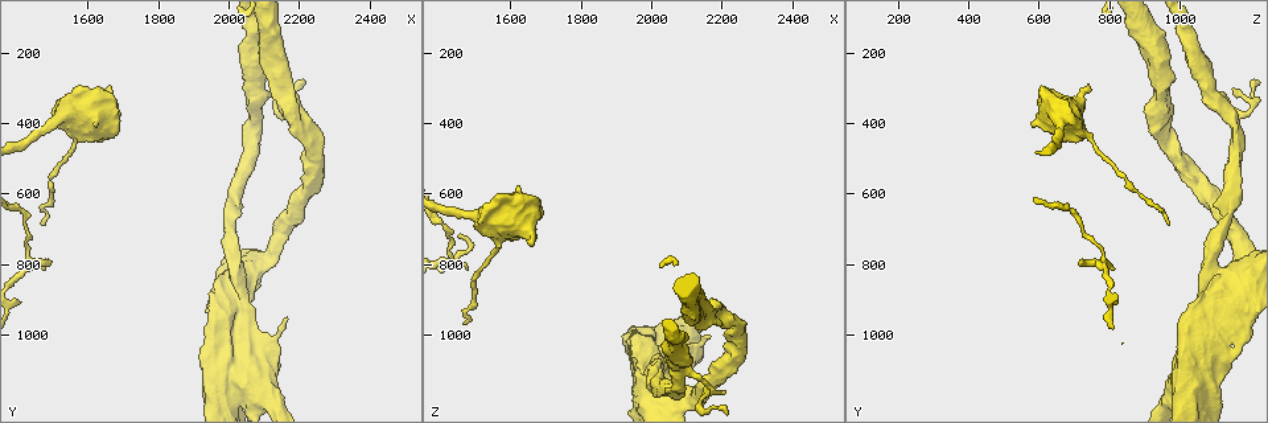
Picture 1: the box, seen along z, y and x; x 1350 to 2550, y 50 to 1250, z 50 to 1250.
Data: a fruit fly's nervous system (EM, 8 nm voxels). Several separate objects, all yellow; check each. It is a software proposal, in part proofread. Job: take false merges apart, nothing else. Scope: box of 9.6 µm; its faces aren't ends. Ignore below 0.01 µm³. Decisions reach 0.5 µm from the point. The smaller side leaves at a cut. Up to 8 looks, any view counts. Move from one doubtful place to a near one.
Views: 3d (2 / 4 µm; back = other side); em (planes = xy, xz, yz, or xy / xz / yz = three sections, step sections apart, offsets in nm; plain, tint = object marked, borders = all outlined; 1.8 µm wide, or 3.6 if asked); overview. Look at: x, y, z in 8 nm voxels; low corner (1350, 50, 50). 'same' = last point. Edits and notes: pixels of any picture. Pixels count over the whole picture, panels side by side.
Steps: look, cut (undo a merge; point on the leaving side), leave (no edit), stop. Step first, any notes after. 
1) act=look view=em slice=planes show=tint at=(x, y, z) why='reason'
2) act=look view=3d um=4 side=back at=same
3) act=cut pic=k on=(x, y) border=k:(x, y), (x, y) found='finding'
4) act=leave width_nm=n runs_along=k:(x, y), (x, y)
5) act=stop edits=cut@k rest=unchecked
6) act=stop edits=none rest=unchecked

act=look view=em slice=planes show=tint at=(1570, 460, 750) why='calibre changes'

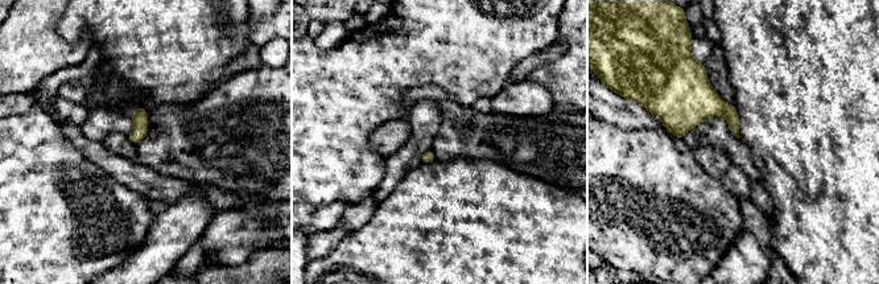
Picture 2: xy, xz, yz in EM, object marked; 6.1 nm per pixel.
act=leave width_nm=70 found='continuous, no second neuron'

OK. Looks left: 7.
act=look view=3d um=4 at=(1440, 800, 790) why='a fork'

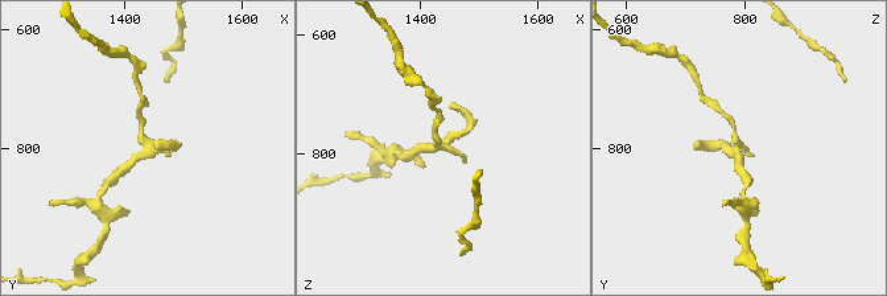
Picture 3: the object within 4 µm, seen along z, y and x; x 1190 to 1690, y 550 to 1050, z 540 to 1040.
act=look view=em slice=planes show=tint at=(1440, 800, 785)

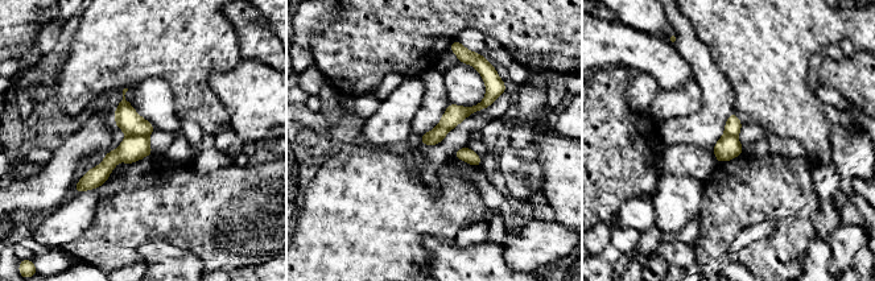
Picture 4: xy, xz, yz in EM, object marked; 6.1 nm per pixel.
act=cut pic=4 on=(135, 147) part_leaving=4:(495, 87), (481, 106), (457, 114), (425, 141) found='a second neuron is stuck on'

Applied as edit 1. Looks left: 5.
act=look view=overview

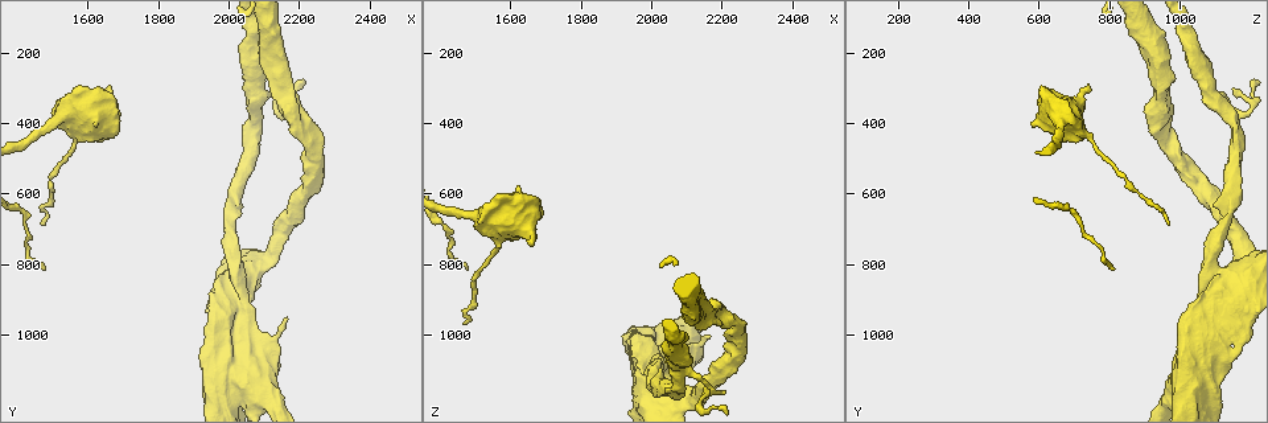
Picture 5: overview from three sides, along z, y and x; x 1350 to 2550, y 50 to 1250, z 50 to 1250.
act=look view=3d um=4 at=(1980, 1180, 1060) why='thick turns thin'

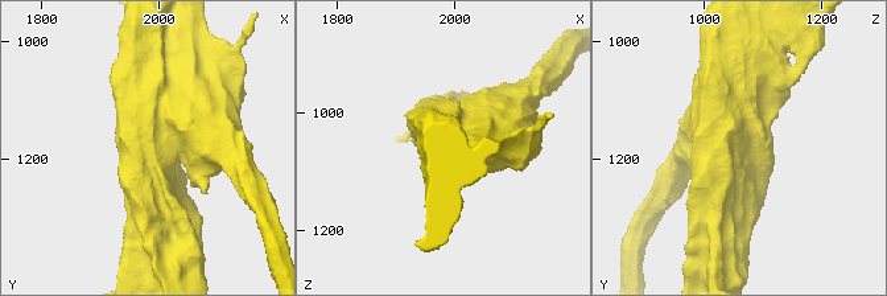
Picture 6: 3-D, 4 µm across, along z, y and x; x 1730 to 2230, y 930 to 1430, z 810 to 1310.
act=look view=em slice=xz step=16 show=tint at=(1995, 1175, 1055)

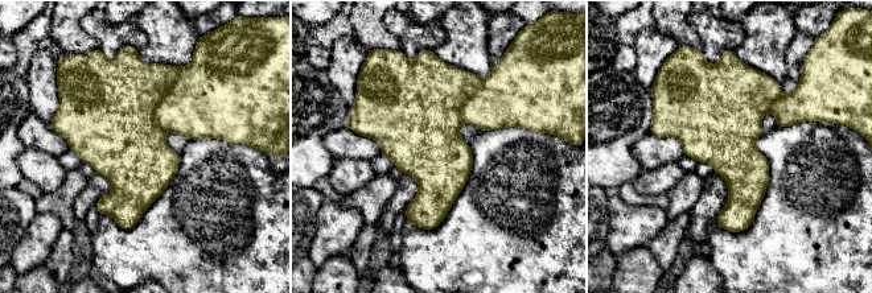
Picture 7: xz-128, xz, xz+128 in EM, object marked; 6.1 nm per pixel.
act=look view=em slice=planes show=tint at=same why='another direction'

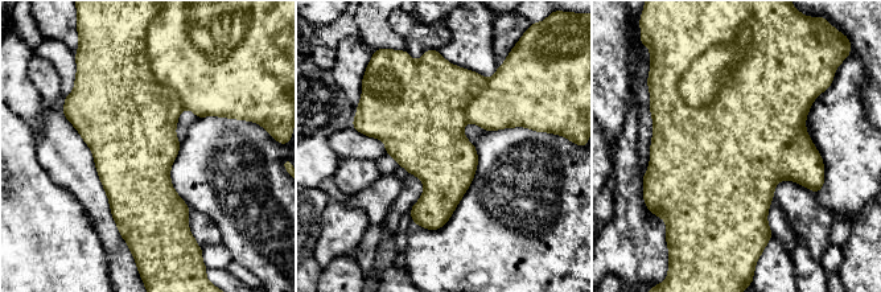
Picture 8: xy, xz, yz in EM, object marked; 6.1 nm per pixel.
act=cut pic=8 on=(700, 83) border=8:(741, 57), (707, 105), (683, 101) found='two neurons meet here'

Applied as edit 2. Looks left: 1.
act=stop edits=cut@4,cut@8 rest=unchecked

